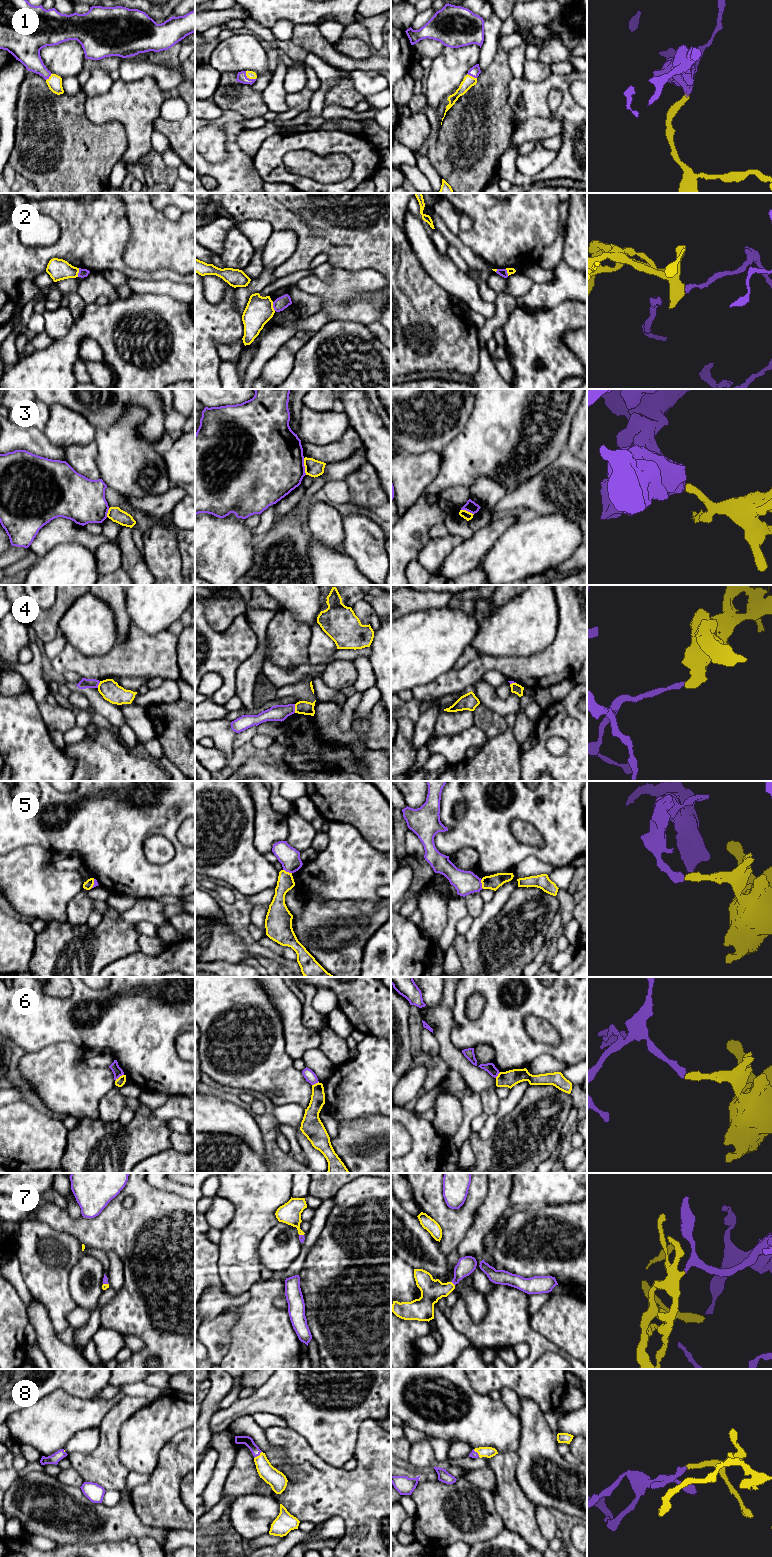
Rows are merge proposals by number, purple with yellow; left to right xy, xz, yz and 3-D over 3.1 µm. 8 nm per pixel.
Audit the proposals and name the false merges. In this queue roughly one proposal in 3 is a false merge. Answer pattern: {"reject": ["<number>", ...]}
{"reject": ["2", "3", "4", "5", "6"]}

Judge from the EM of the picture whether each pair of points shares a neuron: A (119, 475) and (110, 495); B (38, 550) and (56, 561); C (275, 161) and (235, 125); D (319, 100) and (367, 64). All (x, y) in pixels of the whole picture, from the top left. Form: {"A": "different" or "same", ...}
{"A": "different", "B": "different", "C": "different", "D": "different"}

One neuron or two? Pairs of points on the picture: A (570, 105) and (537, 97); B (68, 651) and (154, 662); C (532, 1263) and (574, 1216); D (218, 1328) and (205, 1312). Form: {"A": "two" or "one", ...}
{"A": "one", "B": "one", "C": "one", "D": "two"}

